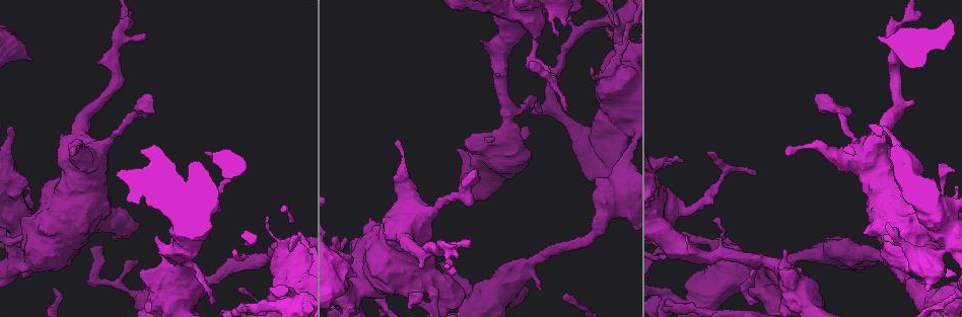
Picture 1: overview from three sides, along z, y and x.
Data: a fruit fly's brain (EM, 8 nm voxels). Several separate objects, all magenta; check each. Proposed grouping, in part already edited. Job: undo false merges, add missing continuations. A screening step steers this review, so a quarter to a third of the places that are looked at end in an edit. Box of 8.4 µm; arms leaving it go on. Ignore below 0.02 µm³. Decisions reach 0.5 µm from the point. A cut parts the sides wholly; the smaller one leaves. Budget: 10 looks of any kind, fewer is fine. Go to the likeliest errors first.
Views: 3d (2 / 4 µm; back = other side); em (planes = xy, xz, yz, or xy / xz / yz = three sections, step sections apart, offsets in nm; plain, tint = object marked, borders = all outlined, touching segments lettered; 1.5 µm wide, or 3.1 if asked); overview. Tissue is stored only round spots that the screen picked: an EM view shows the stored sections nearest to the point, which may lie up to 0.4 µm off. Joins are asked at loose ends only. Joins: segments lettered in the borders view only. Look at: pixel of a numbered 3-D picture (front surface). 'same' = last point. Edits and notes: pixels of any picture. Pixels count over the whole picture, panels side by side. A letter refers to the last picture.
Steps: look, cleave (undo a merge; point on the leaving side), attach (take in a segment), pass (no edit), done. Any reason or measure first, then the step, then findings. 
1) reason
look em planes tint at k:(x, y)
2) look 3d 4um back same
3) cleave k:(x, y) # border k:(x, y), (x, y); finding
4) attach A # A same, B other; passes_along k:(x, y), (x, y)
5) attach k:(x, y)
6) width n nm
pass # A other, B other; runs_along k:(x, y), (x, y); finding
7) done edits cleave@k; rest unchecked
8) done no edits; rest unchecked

branch stops here
look 3d 2um at 1:(816, 97)

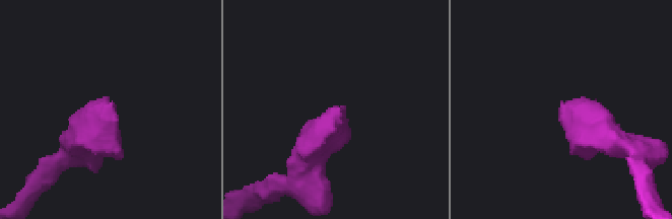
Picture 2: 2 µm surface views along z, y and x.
shape alone is not enough
look em xy step 4 borders at 2:(335, 107)

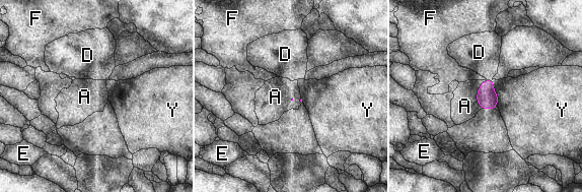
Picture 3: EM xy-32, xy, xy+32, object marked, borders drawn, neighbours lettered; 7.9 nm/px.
pass # A other, D other, E other, F other, Y other; border 3:(486, 80), (477, 94), (481, 108); no lettered segment goes on from it

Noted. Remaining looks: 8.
calibre changes
look 3d 4um at 1:(707, 242)

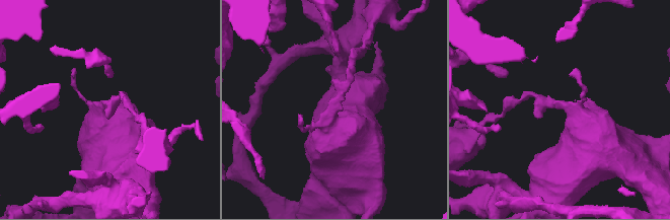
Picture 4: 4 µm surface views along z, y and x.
shape alone is not enough
look em planes borders at 4:(110, 106)

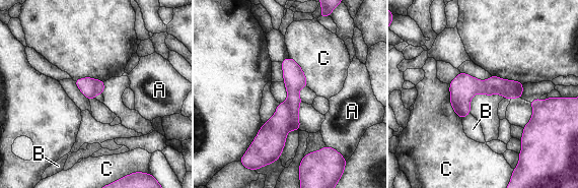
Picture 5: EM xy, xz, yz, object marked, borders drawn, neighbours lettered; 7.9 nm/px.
width 140 nm
cleave 5:(271, 138) # A other, B other, C other; border 5:(287, 101), (290, 107), (291, 129); a second cell is stuck on

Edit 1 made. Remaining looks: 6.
see it whole again
look overview

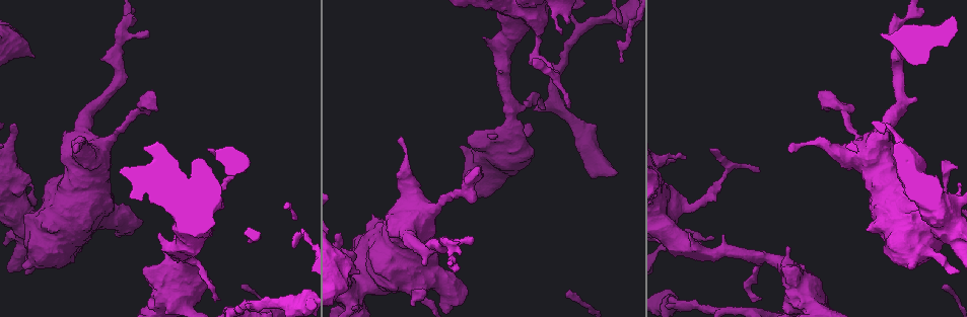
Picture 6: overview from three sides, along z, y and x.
look em xz step 8 tint at 6:(888, 126)

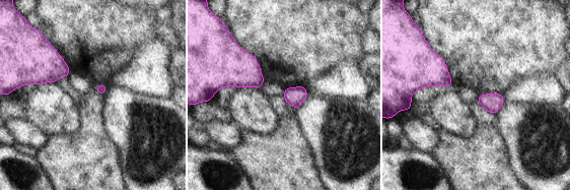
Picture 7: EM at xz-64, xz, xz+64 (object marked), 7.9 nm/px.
look em planes borders same

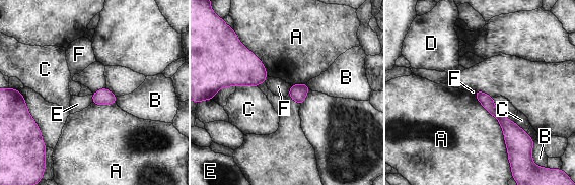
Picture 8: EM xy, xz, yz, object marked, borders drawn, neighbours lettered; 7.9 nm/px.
longest_contact A 600 nm
pass # A other, B other, C other, D other, E other, F other; no lettered segment goes on from it

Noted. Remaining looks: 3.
done edits cleave@5; rest unchecked

